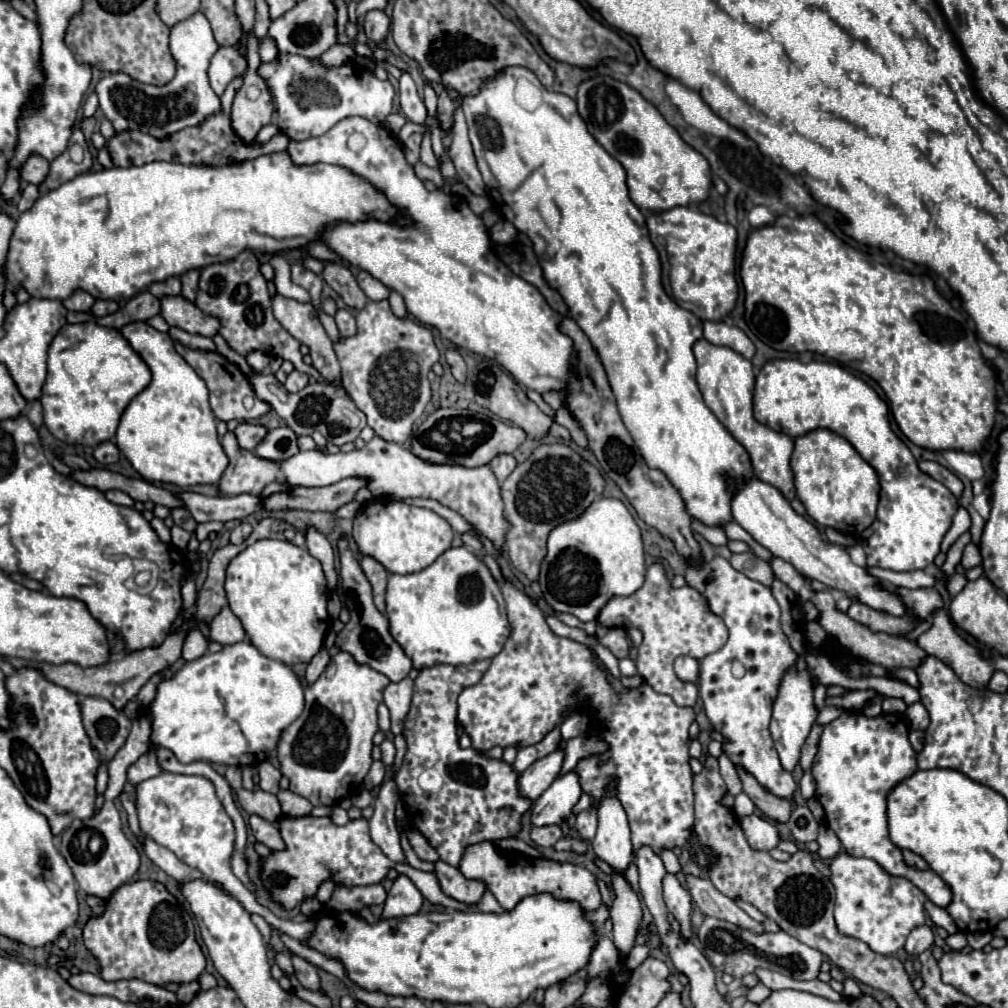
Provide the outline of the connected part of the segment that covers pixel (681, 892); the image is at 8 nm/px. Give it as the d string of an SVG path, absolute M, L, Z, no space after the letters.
M666 875L662 885L664 885L664 901L668 911L680 921L680 927L682 927L680 933L684 937L692 937L692 923L690 923L692 897L688 889L684 889L674 875Z

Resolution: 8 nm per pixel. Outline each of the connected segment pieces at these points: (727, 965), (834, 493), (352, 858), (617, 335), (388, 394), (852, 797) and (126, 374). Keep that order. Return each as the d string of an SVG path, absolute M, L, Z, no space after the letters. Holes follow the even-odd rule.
M704 917L704 923L698 927L698 937L702 943L702 953L710 959L710 963L720 969L722 973L730 973L734 977L734 985L748 973L754 973L756 967L772 969L784 973L792 979L812 981L818 979L822 953L800 943L792 935L780 933L766 933L766 935L750 935L750 931L742 931L740 927L730 927L730 923L722 923L720 919Z
M814 429L796 437L790 465L794 471L798 499L818 525L860 537L874 521L880 495L878 473L838 433L830 429Z
M298 817L278 821L278 829L286 843L286 851L274 851L264 859L262 881L266 889L272 893L272 899L282 903L286 909L296 907L304 899L312 897L318 885L326 879L334 879L340 885L356 887L356 885L374 885L380 883L388 869L400 867L400 863L390 861L382 849L370 839L368 821L364 817L356 821L348 821L346 825L334 825L330 817Z
M508 67L498 79L490 79L476 97L464 97L462 111L476 161L488 169L482 171L482 175L488 181L488 193L494 189L492 197L496 209L520 233L530 237L544 279L562 295L572 319L598 351L620 417L634 443L638 443L648 467L658 467L666 473L670 483L678 487L682 499L686 499L686 509L694 519L710 527L728 523L730 495L726 495L726 479L722 479L722 475L730 471L730 475L742 475L742 479L752 477L750 457L702 399L692 351L694 343L702 337L702 321L678 307L664 293L660 283L660 257L648 237L644 213L628 195L624 167L588 133L574 99L544 89L530 69ZM520 77L542 89L544 103L538 107L538 113L522 109L514 99L514 87Z
M368 301L366 307L356 315L358 333L354 337L346 337L336 343L336 355L342 367L342 385L346 393L352 397L356 407L368 417L368 425L376 431L376 435L384 437L386 441L404 443L410 433L414 421L422 415L426 403L432 397L428 371L438 361L438 349L434 345L432 331L412 319L398 319L392 311L388 301Z
M842 713L828 723L820 737L812 775L816 779L816 799L822 803L828 827L838 835L842 847L854 857L874 859L890 875L910 879L938 907L952 903L950 887L934 871L918 871L902 863L902 851L888 837L886 795L898 779L916 771L916 753L908 741L908 725L902 715L880 715L870 719L862 713Z
M94 321L64 325L48 351L48 379L40 397L44 423L64 443L96 447L114 437L122 411L148 383L148 365L118 329L102 327Z

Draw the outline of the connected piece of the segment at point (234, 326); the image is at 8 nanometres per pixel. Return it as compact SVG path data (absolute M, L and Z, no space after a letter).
M246 249L232 261L204 267L200 271L200 289L196 295L196 305L206 311L206 315L222 317L218 333L238 355L246 357L250 351L264 351L268 355L276 355L290 361L294 369L308 373L310 377L316 375L316 369L302 361L300 343L274 319L266 279L258 269L258 259L252 255L252 251Z

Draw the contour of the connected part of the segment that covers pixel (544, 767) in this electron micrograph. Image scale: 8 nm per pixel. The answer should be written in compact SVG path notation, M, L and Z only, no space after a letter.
M556 749L554 753L534 761L518 777L520 795L530 799L530 801L536 801L552 785L552 781L558 777L562 761L564 761L564 751L560 751L560 749Z

